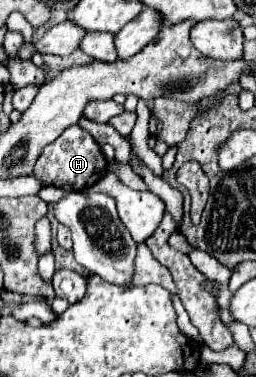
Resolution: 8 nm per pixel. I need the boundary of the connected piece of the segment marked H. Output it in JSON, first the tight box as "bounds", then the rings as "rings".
{"bounds":[33,125,107,191],"rings":[[[79,125],[67,127],[51,145],[47,145],[33,169],[33,175],[44,187],[70,187],[76,191],[95,185],[105,173],[107,173],[107,159],[99,143],[91,137],[91,133],[87,133]]]}

